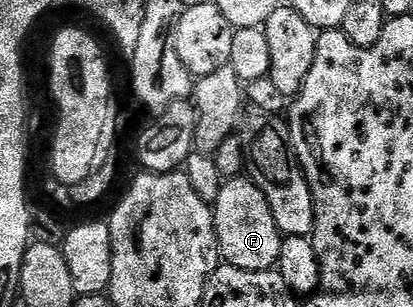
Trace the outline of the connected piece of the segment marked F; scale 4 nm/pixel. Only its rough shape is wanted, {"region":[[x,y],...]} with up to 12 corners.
{"region":[[249,177],[225,180],[212,205],[229,266],[278,266],[284,238]]}

